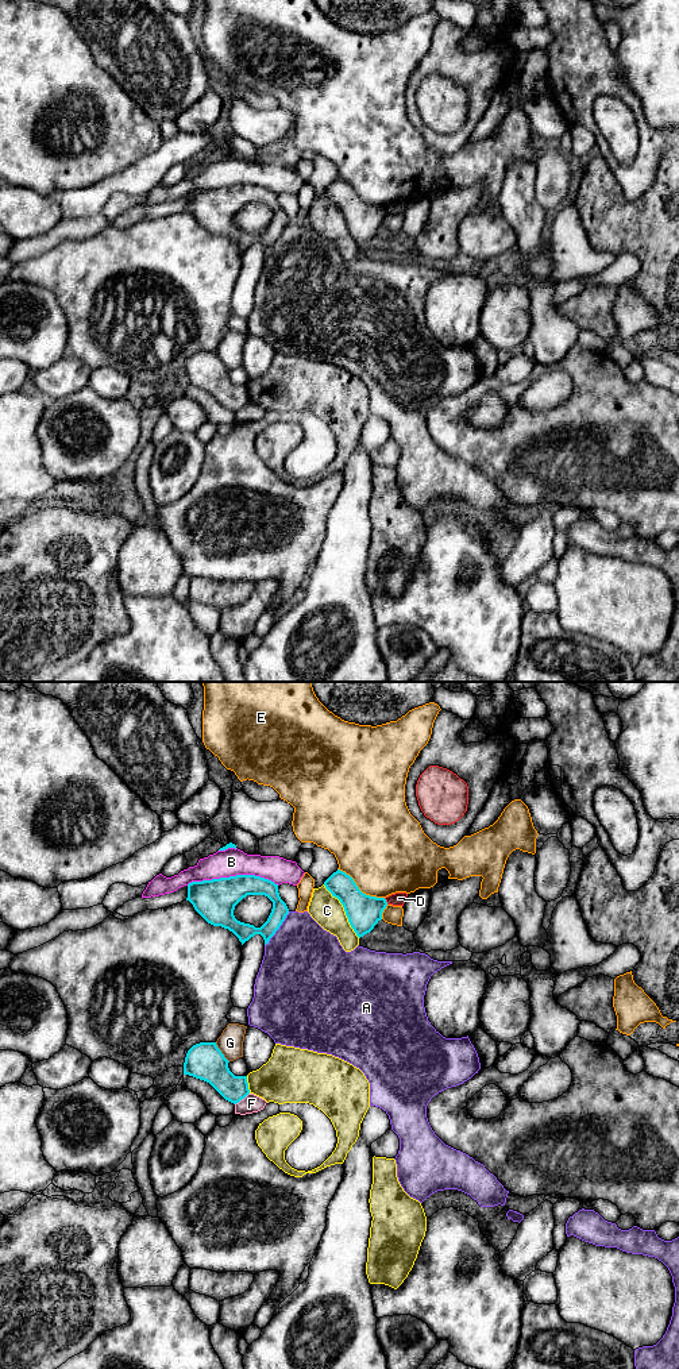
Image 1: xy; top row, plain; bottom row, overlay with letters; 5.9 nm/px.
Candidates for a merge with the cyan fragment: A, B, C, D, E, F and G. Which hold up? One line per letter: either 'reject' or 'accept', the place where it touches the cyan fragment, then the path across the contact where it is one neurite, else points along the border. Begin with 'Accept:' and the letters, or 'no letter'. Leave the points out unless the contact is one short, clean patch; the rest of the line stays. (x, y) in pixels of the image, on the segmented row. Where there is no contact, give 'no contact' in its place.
Accept: no letter
A: reject; contact xy (278, 928)
B: reject; contact xy (232, 876)
C: reject; contact xy (344, 910)
D: reject; contact xy (385, 901); border xy (384, 898), (388, 903)
E: reject; contact xy (358, 889)
F: reject; contact xy (242, 1098); border xy (249, 1092), (235, 1105)
G: reject; contact xy (220, 1052)

